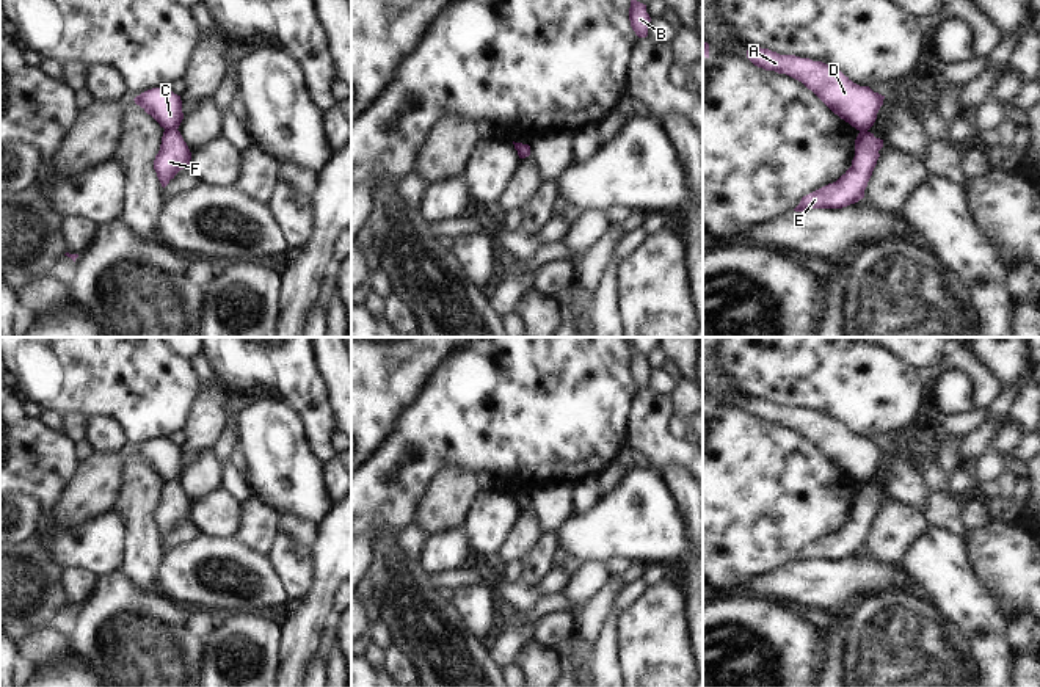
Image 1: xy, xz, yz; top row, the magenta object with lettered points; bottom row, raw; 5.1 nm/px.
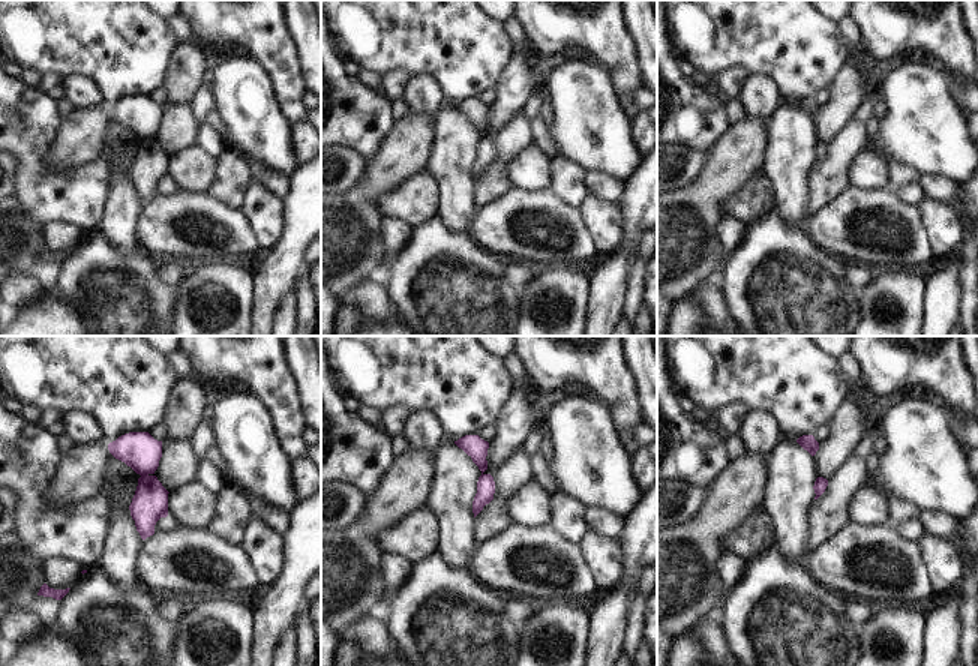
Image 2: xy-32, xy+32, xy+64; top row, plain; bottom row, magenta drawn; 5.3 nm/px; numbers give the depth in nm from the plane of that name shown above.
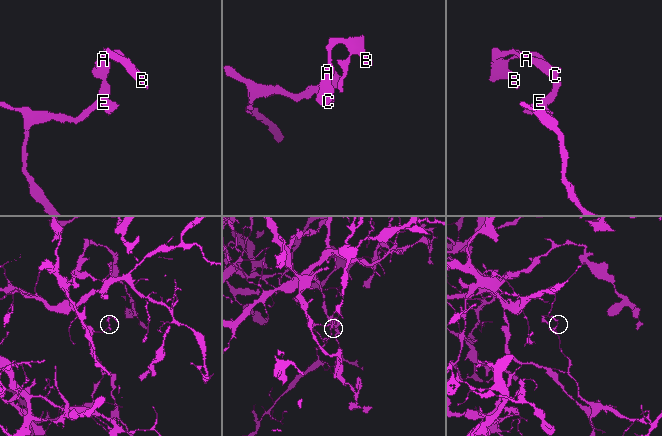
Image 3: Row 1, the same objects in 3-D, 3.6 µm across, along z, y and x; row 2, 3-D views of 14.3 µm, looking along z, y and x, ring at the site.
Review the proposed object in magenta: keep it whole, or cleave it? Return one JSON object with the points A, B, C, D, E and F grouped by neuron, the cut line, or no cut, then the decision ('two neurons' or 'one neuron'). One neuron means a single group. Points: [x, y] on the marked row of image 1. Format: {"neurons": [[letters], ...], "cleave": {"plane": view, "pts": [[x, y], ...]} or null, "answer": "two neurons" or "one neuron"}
{"neurons": [["A", "B", "C", "D"], ["E", "F"]], "cleave": {"plane": "xy", "pts": [[165, 129], [176, 130]]}, "answer": "two neurons"}

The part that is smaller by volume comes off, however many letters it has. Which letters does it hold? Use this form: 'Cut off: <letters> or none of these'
Cut off: A, B, C, D

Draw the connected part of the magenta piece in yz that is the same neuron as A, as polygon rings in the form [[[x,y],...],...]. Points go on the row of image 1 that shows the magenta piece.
[[[748,45],[747,58],[758,67],[786,74],[811,89],[835,114],[856,130],[869,130],[885,96],[860,86],[841,71],[809,58],[780,55],[769,49]]]

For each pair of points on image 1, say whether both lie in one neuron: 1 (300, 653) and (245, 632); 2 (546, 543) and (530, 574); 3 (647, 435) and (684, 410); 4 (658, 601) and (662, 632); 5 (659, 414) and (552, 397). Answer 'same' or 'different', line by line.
1: different
2: same
3: different
4: same
5: different

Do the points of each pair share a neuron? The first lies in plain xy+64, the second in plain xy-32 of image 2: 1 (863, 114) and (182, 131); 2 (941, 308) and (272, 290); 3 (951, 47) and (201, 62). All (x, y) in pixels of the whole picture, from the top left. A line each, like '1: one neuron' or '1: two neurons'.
1: two neurons
2: one neuron
3: two neurons

